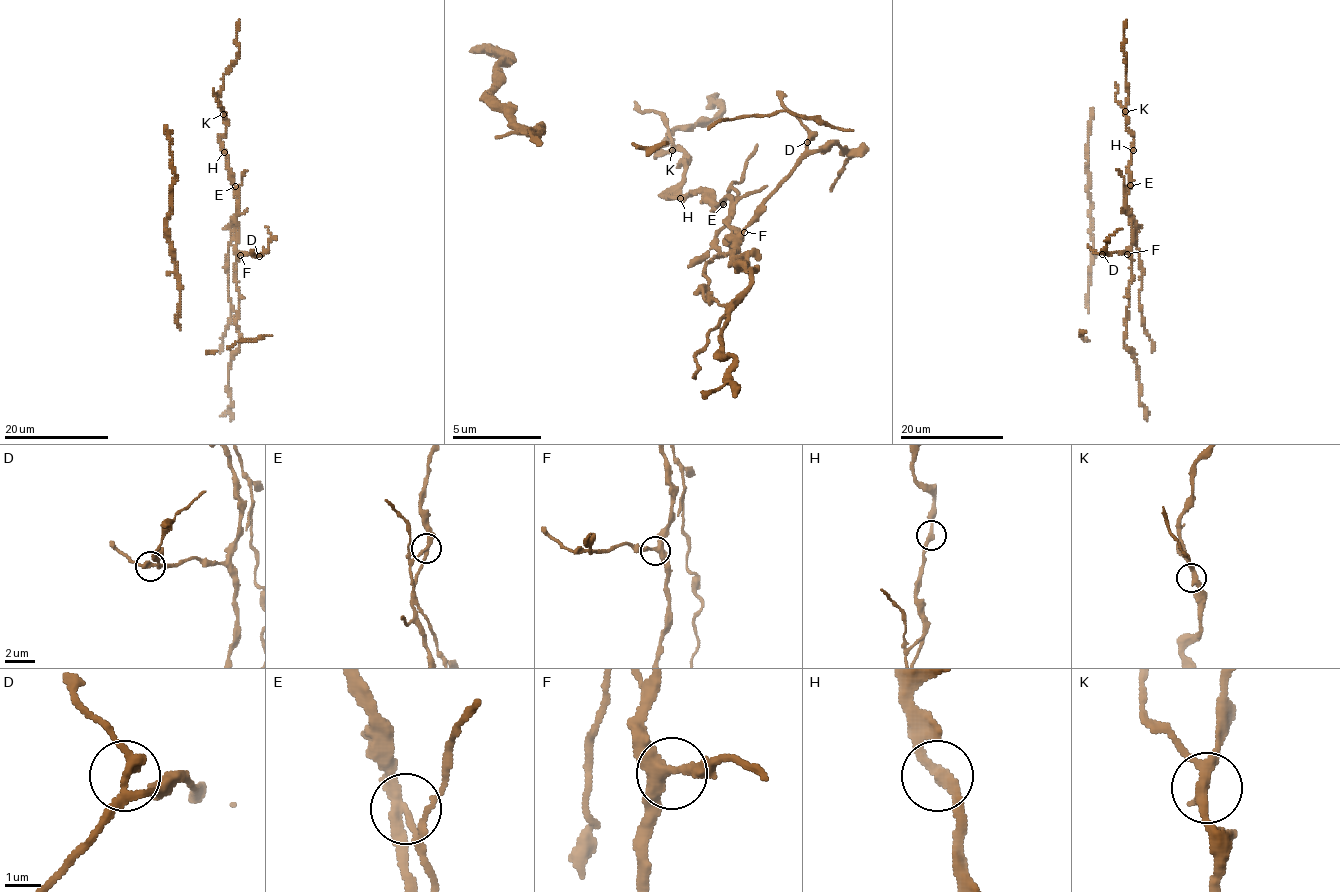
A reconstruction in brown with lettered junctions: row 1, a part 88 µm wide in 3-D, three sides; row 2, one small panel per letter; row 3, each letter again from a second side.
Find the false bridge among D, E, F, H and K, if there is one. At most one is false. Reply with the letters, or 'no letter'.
E

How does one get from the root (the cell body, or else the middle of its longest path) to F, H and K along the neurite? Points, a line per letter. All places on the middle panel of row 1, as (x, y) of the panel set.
F: (666, 196), (680, 199), (690, 191), (690, 195), (705, 191), (715, 209), (730, 197), (731, 243), (744, 232)
H: (666, 196), (666, 199), (671, 196), (680, 198)
K: (666, 196), (683, 179), (681, 151), (672, 150)

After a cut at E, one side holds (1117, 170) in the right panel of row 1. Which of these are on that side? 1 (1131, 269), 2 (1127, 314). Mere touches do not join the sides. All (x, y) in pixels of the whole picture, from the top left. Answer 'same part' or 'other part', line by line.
1: other part
2: other part

